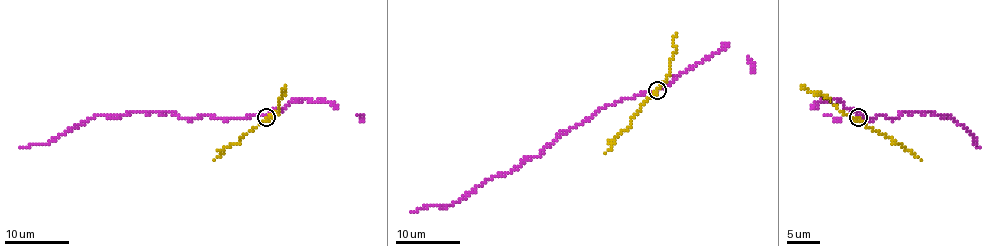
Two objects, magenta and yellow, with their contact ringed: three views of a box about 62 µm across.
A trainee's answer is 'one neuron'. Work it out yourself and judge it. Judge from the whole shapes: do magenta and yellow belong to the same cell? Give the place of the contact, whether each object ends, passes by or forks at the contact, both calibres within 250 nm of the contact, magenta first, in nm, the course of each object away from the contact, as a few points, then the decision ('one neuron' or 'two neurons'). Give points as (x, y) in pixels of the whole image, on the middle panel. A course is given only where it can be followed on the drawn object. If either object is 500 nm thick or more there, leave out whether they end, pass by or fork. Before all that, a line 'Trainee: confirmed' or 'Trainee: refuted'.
Trainee: refuted
place (657, 90); magenta passes by; yellow ends; calibres 200 and 320 nm; course magenta (658, 91), (601, 107), (538, 156), (484, 180), (453, 204), (426, 204), (411, 212); course yellow (658, 91), (606, 152); two neurons

